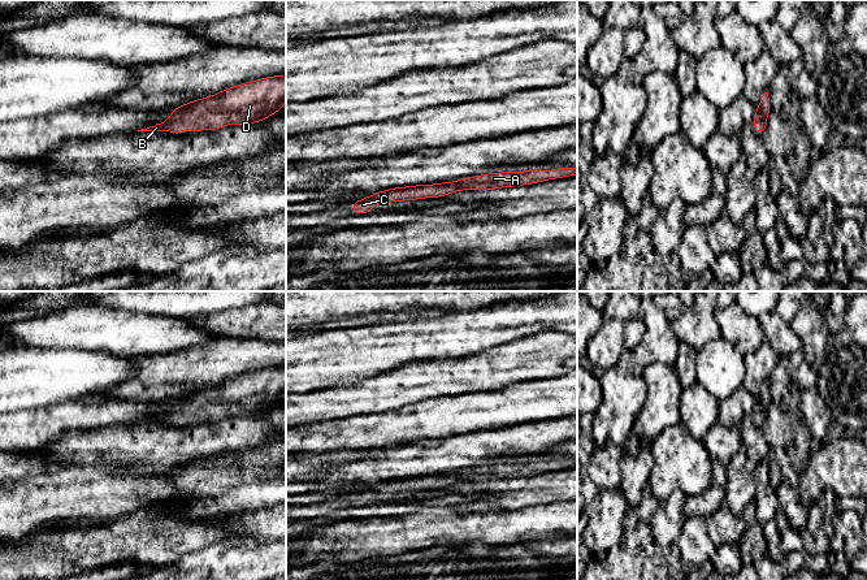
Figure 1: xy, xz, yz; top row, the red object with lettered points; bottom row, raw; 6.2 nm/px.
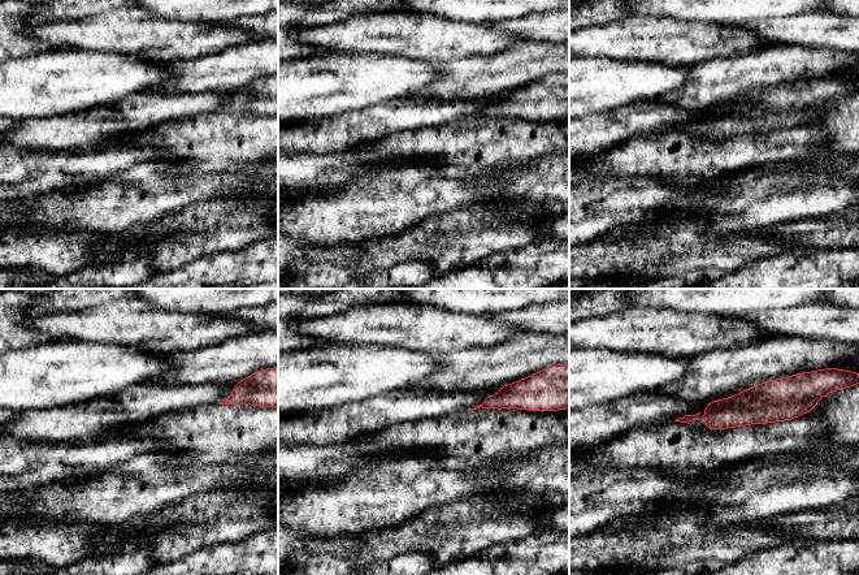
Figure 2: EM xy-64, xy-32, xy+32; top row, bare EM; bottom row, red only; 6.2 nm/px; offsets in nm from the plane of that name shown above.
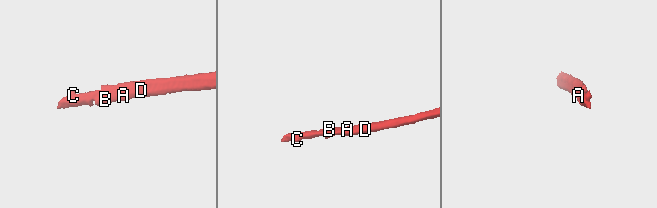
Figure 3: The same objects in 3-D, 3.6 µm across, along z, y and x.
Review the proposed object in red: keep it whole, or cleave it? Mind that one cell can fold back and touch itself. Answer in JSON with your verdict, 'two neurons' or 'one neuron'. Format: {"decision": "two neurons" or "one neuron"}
{"decision": "one neuron"}

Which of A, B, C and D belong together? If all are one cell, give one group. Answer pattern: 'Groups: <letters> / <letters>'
Groups: A B C D

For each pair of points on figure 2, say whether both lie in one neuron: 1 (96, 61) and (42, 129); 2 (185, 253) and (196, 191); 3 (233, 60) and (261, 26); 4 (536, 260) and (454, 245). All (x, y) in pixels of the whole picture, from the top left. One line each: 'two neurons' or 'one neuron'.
1: two neurons
2: two neurons
3: two neurons
4: two neurons

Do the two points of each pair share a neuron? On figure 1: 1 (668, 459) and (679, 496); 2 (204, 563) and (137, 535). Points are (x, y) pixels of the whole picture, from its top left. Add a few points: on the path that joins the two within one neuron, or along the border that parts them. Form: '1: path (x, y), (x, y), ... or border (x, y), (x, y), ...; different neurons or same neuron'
1: border (685, 494), (680, 490), (673, 490), (659, 502); different neurons
2: border (213, 544), (160, 566); different neurons

